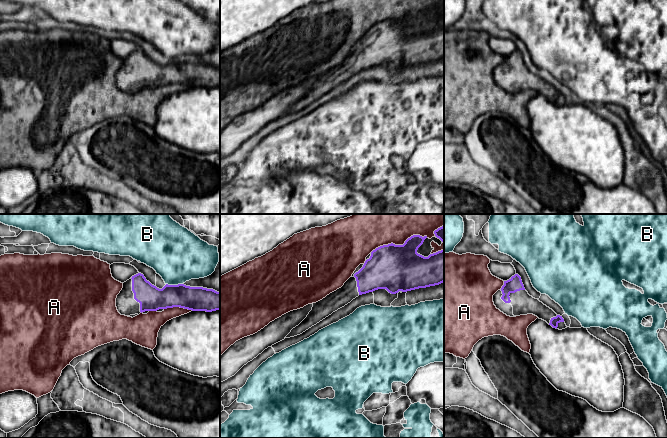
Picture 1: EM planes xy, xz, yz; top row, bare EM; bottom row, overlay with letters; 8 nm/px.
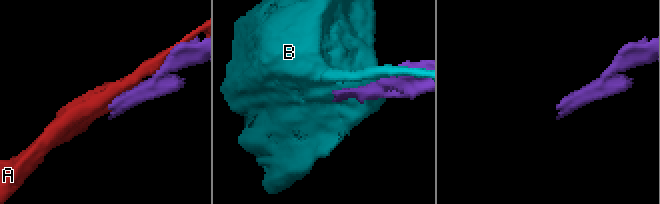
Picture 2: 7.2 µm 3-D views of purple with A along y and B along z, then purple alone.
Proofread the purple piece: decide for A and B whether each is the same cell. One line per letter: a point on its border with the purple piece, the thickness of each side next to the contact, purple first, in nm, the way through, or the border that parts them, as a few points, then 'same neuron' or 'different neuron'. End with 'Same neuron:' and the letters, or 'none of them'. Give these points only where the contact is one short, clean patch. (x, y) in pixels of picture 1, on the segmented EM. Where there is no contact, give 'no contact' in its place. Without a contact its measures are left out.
A: xz (398, 245) | 380/440 nm | different neuron
B: xy (174, 285) | 200/440 nm | along xy (166, 283), (182, 284) | different neuron
Same neuron: none of them

